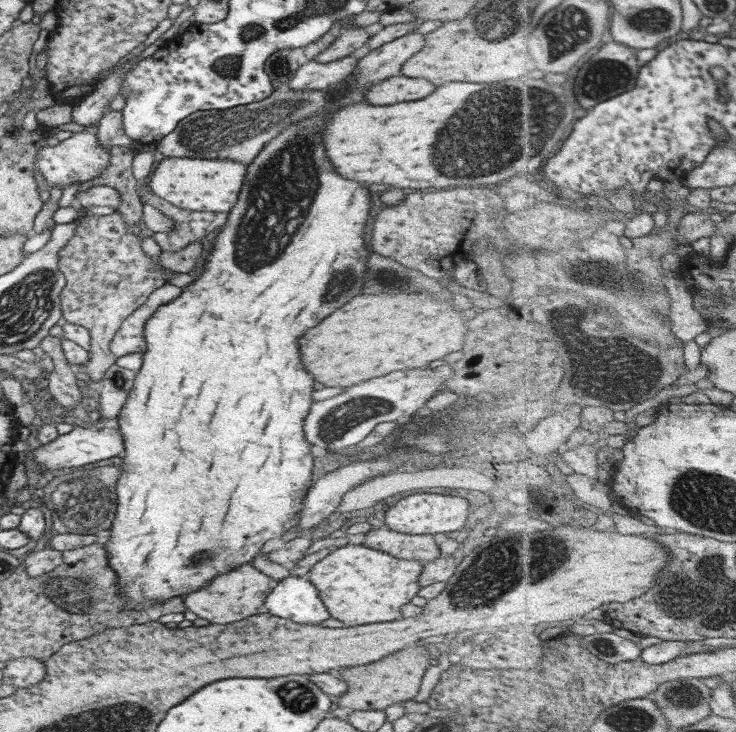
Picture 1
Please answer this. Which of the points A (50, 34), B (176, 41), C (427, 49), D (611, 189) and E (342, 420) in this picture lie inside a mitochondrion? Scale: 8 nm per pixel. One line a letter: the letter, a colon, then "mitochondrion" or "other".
A: other
B: other
C: other
D: other
E: mitochondrion

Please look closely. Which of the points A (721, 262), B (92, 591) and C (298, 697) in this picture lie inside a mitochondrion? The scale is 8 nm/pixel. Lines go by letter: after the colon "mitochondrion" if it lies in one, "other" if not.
A: other
B: mitochondrion
C: mitochondrion

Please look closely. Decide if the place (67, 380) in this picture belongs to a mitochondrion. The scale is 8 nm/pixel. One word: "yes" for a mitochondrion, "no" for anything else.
no

